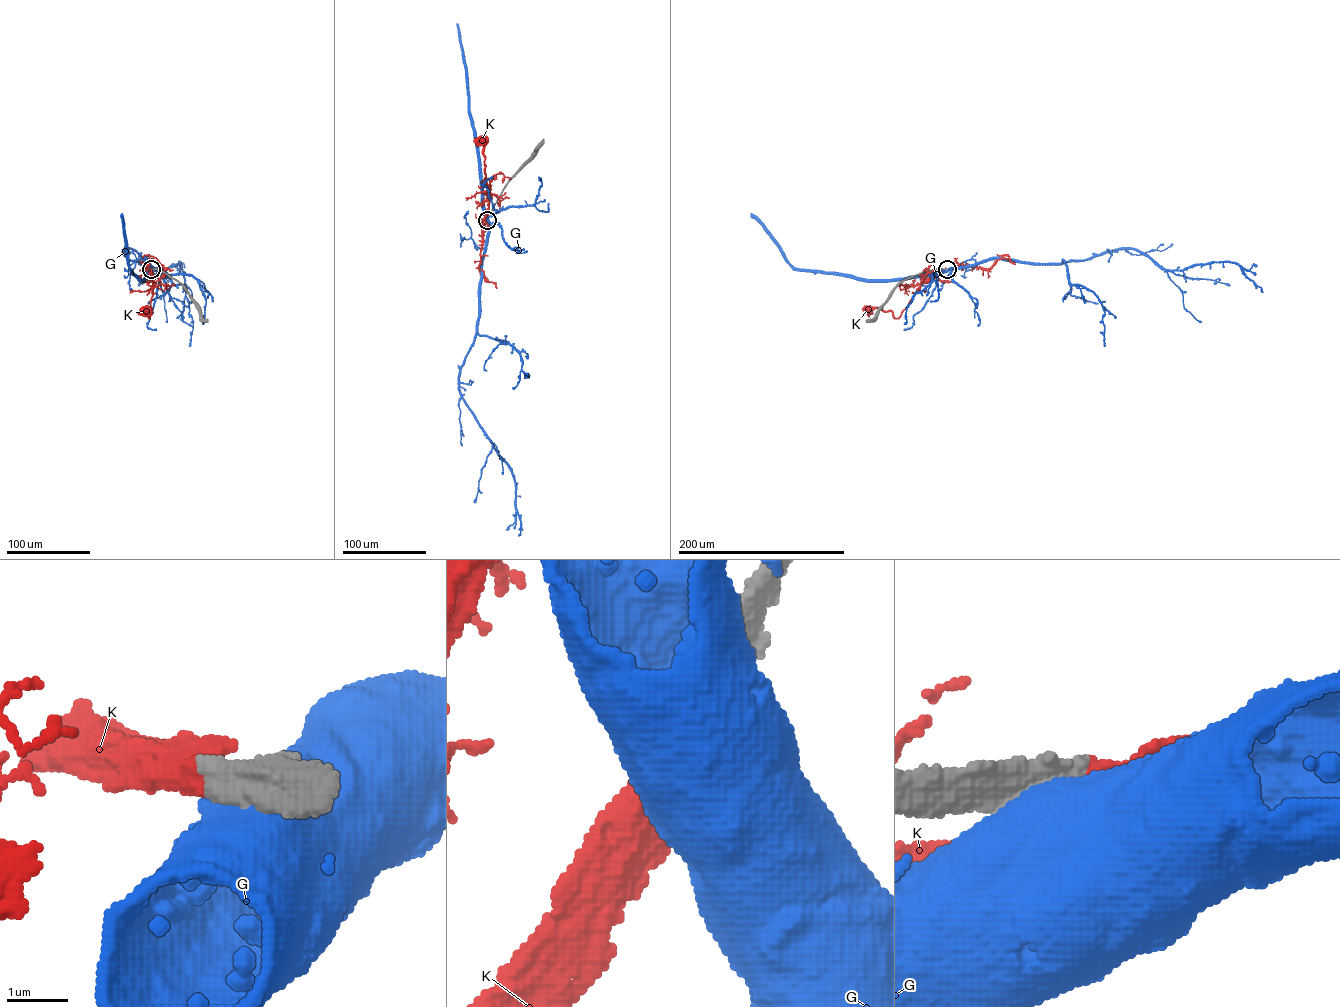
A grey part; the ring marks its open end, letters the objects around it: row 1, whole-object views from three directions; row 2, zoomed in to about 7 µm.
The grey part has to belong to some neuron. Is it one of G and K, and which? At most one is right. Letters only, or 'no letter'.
K

